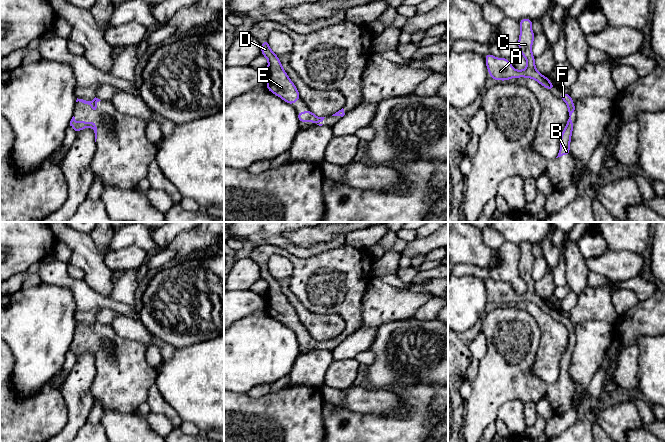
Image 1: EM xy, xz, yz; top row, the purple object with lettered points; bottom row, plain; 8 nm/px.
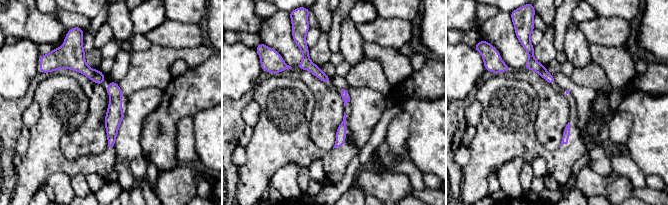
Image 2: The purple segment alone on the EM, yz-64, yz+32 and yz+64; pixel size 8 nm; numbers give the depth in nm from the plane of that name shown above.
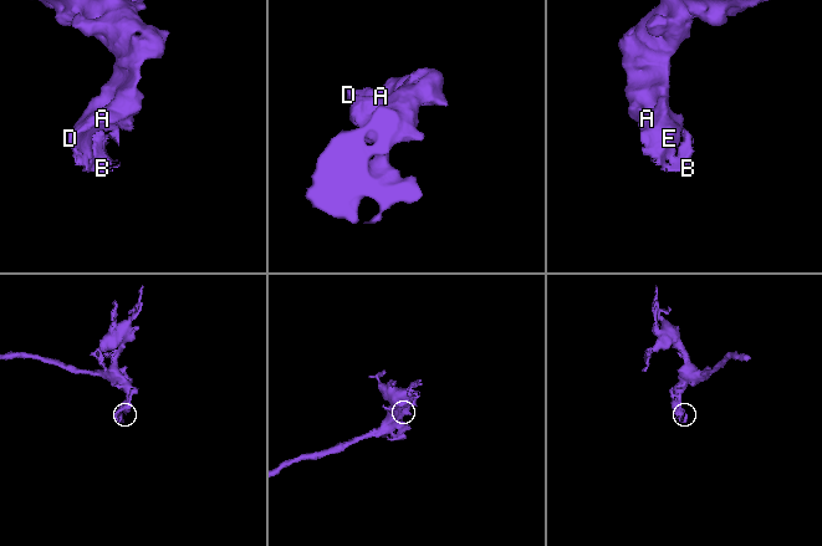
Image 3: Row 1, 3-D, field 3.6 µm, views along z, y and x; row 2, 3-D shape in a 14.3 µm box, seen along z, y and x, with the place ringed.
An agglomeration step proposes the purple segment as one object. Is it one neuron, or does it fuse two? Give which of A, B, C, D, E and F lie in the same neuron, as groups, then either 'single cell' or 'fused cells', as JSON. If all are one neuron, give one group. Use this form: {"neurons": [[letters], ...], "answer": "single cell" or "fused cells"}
{"neurons": [["A", "B", "C", "D", "E", "F"]], "answer": "single cell"}

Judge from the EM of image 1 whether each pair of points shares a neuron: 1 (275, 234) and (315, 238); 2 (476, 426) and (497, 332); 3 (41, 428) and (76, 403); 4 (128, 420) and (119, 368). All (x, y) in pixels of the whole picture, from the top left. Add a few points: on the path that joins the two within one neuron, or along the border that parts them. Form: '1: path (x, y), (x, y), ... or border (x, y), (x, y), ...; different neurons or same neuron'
1: border (284, 233), (287, 239), (304, 248); different neurons
2: path (484, 403), (489, 391), (497, 382), (497, 355); same neuron
3: border (59, 390), (67, 412), (67, 421), (60, 431); different neurons
4: border (104, 409), (136, 412); different neurons

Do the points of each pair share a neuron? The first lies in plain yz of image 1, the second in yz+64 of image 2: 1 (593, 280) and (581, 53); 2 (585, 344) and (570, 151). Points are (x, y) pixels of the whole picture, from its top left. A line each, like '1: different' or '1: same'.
1: different
2: different

